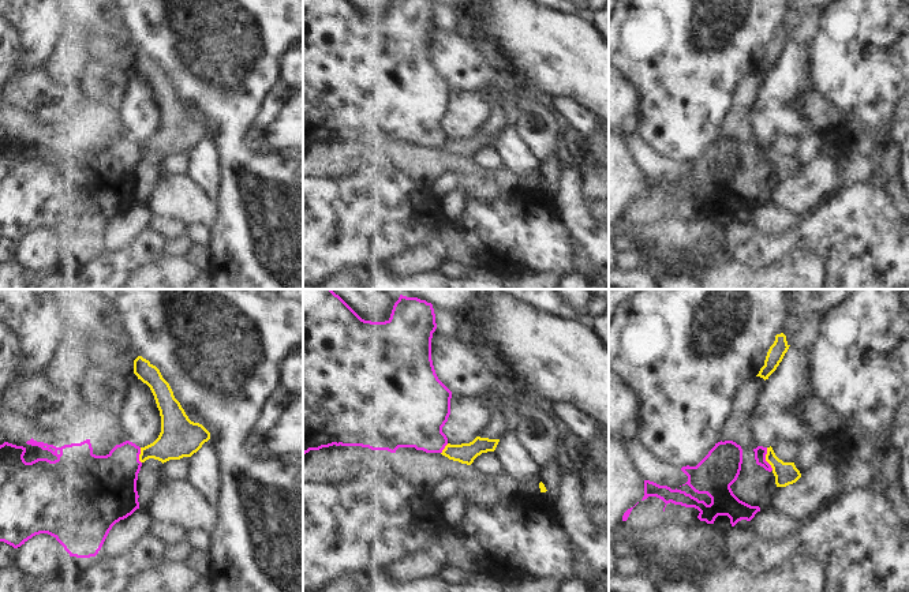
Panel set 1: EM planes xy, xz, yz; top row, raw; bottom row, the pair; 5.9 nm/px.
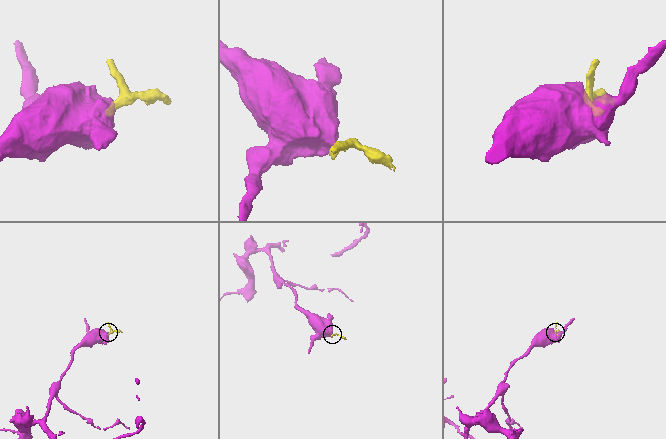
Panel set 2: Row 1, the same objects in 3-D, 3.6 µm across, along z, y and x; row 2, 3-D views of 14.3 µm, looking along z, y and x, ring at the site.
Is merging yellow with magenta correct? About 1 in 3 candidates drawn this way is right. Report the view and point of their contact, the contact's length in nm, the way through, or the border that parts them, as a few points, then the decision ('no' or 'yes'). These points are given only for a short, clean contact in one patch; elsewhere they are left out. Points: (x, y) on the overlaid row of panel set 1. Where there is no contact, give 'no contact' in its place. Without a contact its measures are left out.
yz (766, 459) | 140 nm | no

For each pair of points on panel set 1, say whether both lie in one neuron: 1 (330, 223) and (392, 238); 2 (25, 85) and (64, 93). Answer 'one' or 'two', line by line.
1: one
2: one

